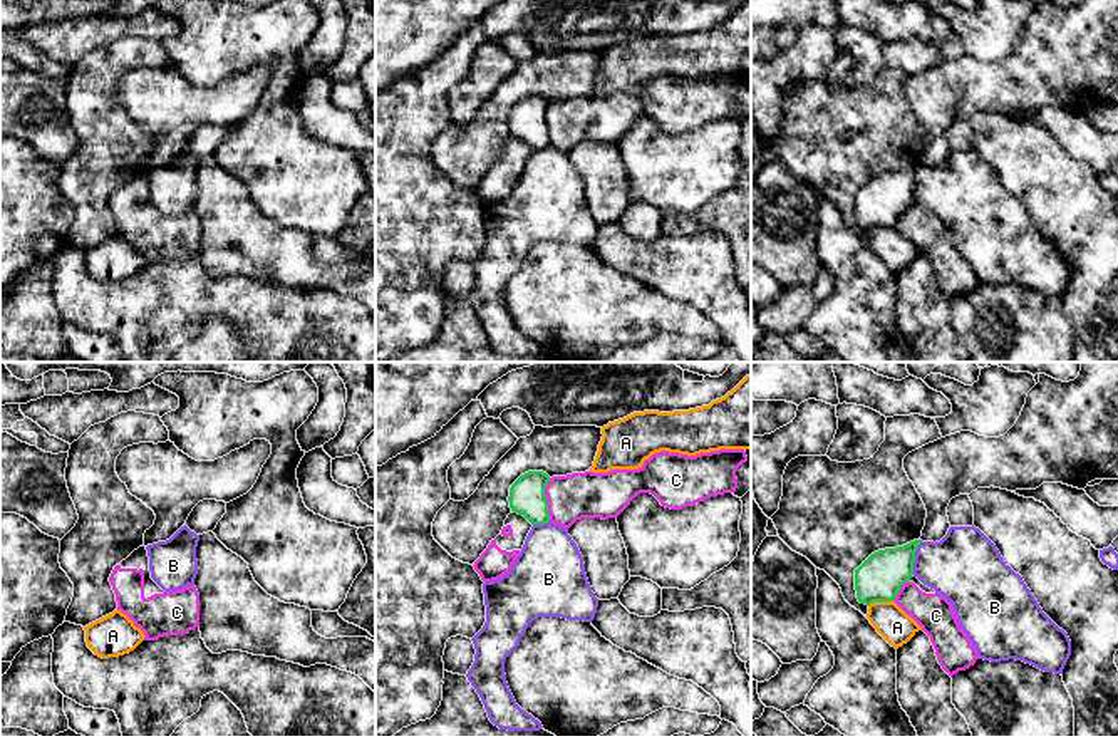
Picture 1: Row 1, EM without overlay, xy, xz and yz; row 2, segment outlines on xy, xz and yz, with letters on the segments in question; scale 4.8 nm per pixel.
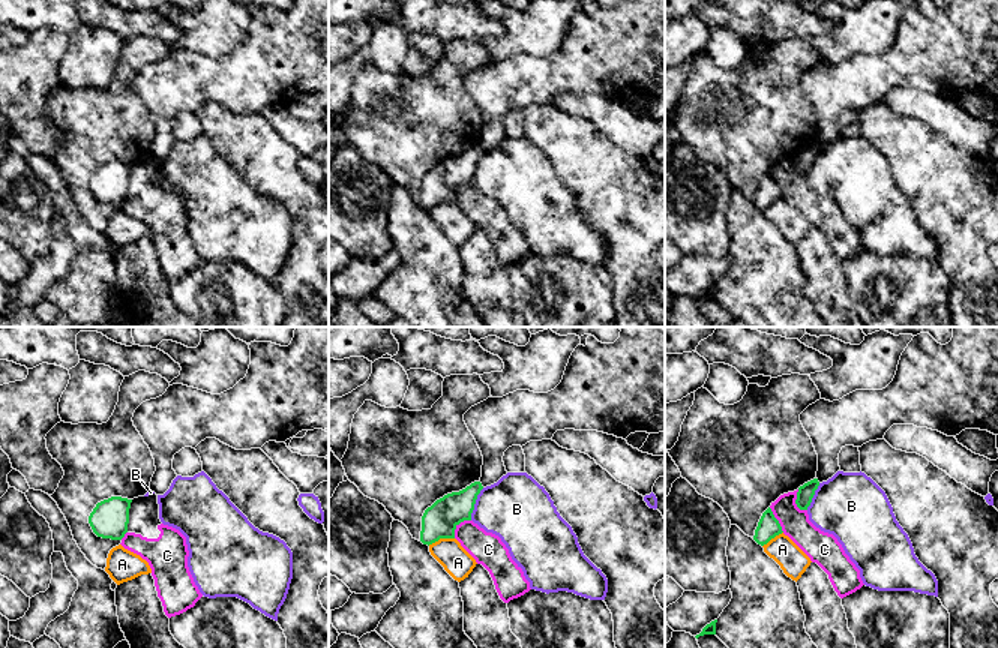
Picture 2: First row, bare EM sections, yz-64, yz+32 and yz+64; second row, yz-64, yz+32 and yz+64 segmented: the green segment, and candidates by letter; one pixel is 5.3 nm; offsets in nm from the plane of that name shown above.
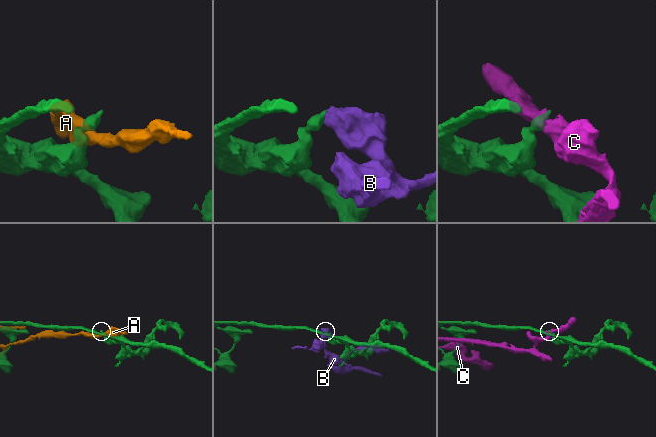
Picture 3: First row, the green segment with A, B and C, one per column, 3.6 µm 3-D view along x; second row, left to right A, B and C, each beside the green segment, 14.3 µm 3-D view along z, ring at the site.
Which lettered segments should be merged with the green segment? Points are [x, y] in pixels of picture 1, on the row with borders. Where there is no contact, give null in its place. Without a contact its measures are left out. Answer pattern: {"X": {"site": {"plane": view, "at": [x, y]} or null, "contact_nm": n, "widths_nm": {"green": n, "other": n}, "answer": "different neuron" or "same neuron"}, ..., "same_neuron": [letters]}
{"A": {"site": {"plane": "yz", "at": [880, 601]}, "contact_nm": 120, "widths_nm": {"green": 220, "other": 160}, "answer": "different neuron"}, "B": {"site": {"plane": "yz", "at": [914, 557]}, "contact_nm": 180, "widths_nm": {"green": 220, "other": 340}, "answer": "different neuron"}, "C": {"site": {"plane": "xz", "at": [545, 500]}, "contact_nm": 200, "widths_nm": {"green": 180, "other": 220}, "answer": "different neuron"}, "same_neuron": []}

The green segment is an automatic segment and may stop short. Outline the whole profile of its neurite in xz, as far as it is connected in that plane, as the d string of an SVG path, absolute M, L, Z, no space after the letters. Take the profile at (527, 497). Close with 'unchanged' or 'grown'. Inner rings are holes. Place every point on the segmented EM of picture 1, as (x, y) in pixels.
M528 471L521 474L510 488L510 508L513 513L523 515L531 525L550 521L548 501L545 488L550 476L543 471Z | unchanged

